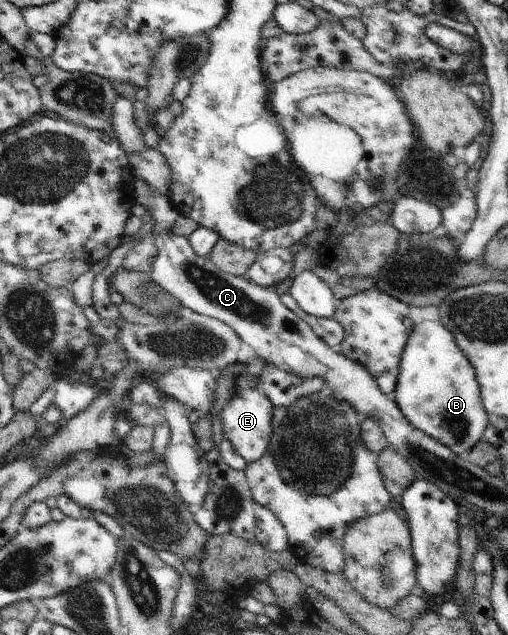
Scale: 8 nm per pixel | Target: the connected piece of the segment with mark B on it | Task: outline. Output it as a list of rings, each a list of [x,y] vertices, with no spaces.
[[[433,320],[414,325],[399,362],[398,376],[392,397],[409,424],[435,438],[453,454],[465,458],[483,439],[488,416],[480,397],[475,368],[455,344],[453,334],[441,322]]]

